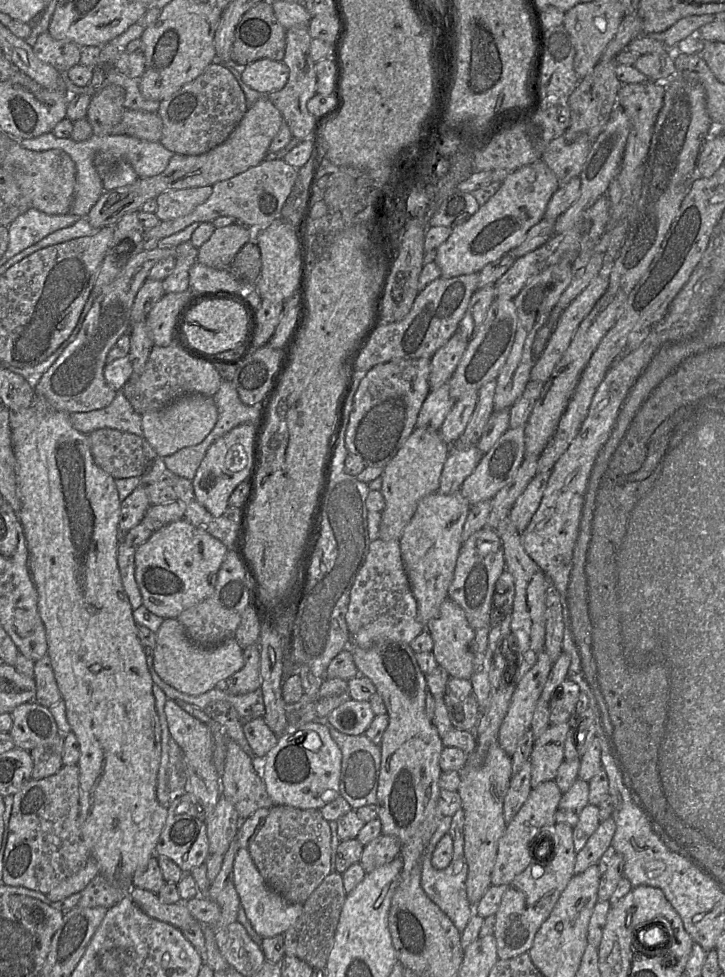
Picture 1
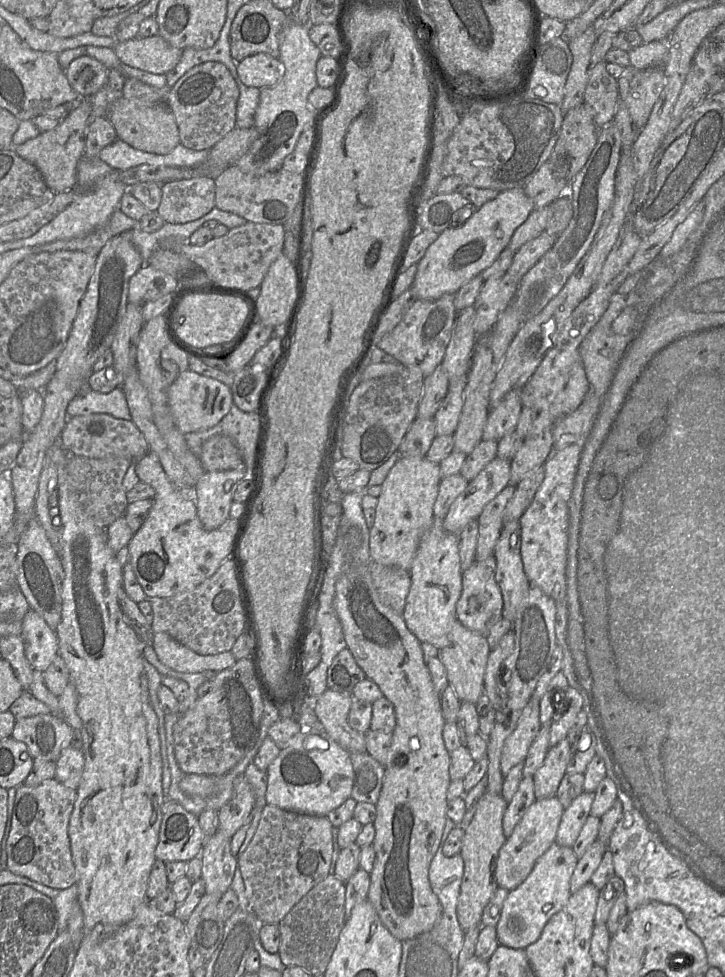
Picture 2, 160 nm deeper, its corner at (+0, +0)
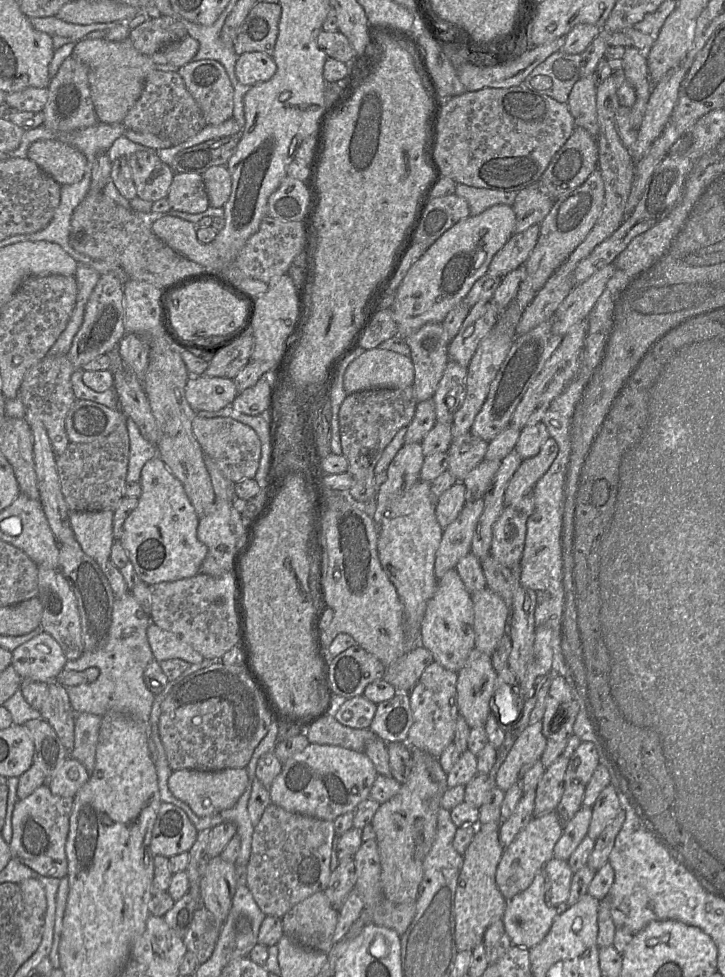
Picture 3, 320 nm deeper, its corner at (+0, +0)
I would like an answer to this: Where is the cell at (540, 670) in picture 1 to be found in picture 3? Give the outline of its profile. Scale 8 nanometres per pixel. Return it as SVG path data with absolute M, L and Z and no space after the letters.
M542 721L529 724L519 735L505 760L494 776L495 785L506 792L520 781L523 775L537 762L547 744Z

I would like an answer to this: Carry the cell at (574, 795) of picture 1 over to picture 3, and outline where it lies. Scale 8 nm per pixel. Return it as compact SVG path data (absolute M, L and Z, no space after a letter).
M585 805L581 806L572 819L563 827L562 834L554 847L553 856L555 858L569 859L587 836L591 818L592 808Z

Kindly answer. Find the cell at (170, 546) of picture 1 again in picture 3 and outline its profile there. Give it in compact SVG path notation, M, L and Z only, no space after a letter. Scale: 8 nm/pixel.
M158 454L145 463L141 470L139 482L142 493L138 505L124 522L123 534L120 538L120 542L139 578L147 585L153 585L197 575L207 555L208 548L197 537L199 517L182 483L171 473Z

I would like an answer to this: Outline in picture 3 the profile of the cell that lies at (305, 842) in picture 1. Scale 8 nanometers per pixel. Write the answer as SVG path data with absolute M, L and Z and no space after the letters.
M268 805L254 827L246 886L266 916L282 918L294 905L324 891L331 875L334 823Z

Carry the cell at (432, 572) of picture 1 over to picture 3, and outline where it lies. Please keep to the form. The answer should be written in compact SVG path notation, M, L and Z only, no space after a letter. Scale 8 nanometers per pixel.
M456 568L448 570L437 580L436 591L427 603L421 623L421 645L431 652L435 662L456 673L463 668L475 648L472 594Z

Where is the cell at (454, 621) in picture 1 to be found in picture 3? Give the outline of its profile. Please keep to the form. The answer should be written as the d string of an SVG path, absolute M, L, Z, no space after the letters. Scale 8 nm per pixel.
M476 648L471 651L465 665L457 673L458 712L471 729L484 727L486 720L492 713L492 697L495 691L497 673L493 667L491 656Z

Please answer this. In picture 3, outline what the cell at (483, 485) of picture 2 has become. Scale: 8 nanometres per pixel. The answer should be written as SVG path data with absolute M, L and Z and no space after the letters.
M484 498L466 502L458 517L443 530L435 558L434 573L437 580L448 570L456 568L459 560L471 552L474 533L484 507Z

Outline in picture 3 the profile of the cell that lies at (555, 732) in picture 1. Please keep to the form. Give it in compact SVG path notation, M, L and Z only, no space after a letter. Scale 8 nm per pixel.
M562 754L545 769L536 788L534 816L555 811L563 795L569 759Z

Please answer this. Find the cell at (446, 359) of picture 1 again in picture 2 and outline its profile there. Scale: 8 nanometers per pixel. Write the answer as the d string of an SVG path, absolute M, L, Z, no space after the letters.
M440 364L432 374L424 379L423 392L417 411L418 418L434 418L448 392L448 386L448 375Z

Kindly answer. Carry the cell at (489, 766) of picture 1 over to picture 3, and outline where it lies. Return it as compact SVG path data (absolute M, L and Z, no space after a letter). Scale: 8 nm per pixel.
M477 824L474 837L463 854L454 900L455 942L458 951L472 951L483 942L486 929L492 922L503 918L509 901L496 885L496 869L505 848L499 839L500 824Z

